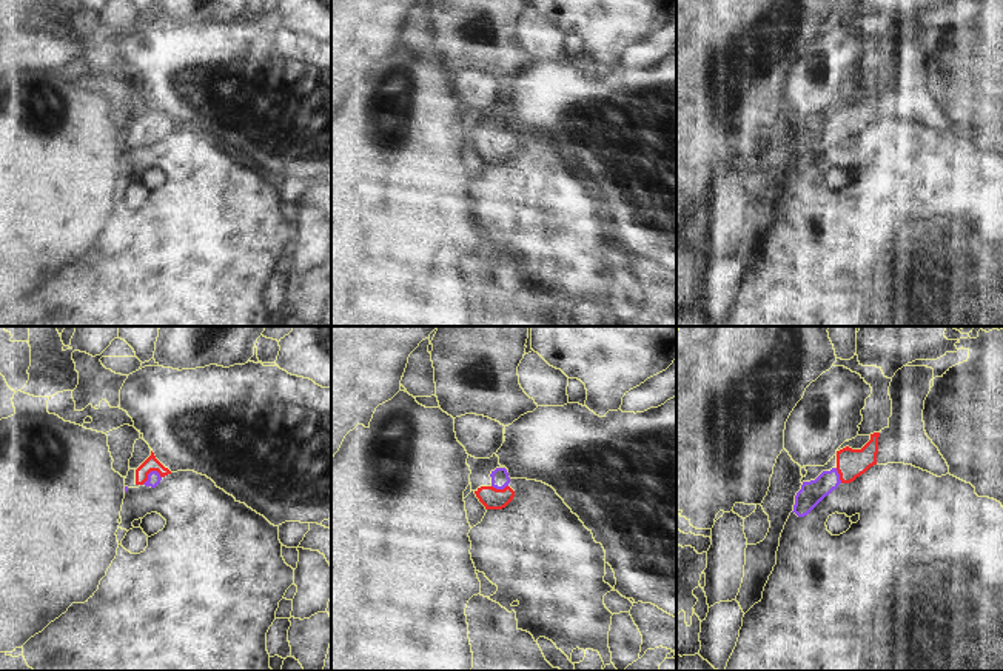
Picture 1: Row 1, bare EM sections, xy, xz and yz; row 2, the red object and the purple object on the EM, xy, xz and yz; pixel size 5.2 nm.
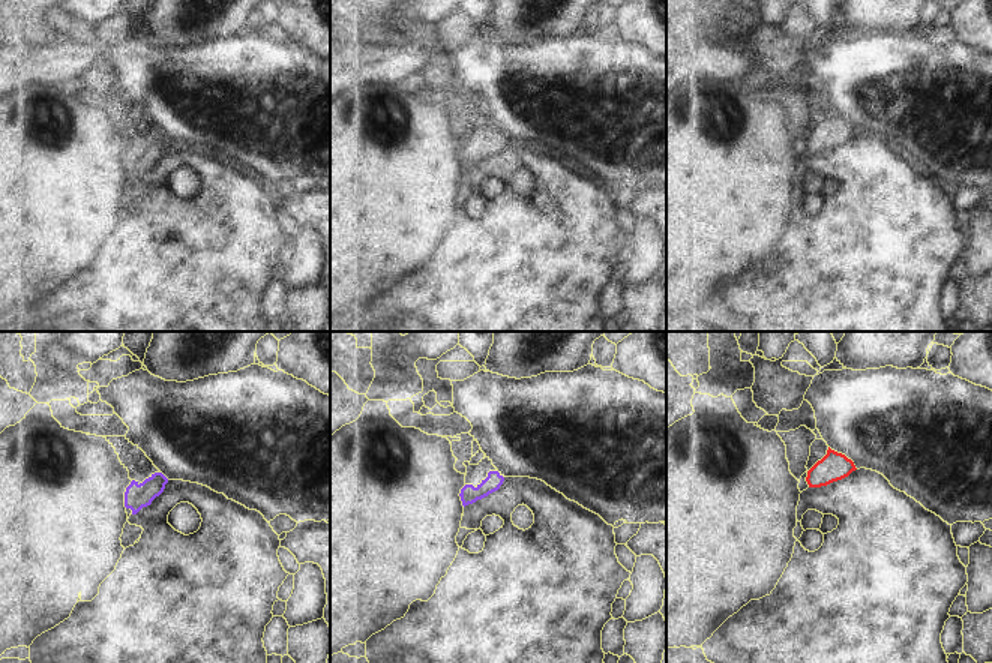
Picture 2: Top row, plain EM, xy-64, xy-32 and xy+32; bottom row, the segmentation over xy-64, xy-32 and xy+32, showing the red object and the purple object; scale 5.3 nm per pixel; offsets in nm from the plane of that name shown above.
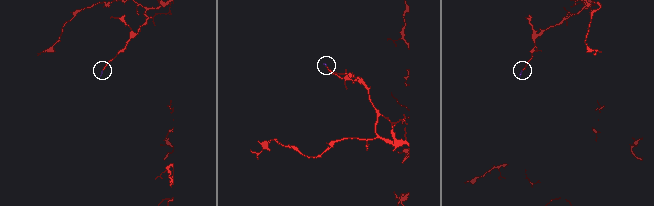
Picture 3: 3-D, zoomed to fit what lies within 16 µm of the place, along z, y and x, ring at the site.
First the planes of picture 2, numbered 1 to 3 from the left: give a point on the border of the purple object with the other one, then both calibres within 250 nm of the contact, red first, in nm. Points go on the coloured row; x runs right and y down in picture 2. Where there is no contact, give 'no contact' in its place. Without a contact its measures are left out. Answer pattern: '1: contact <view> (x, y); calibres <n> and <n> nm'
1: no contact
2: no contact
3: no contact

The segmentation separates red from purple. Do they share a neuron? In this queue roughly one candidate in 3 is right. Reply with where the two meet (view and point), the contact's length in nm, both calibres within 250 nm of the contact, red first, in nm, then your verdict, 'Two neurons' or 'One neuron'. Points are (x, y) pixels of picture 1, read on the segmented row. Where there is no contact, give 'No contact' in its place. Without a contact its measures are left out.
Touches red at xy (150, 471). Shared border 120 nm. Thickness 80 nm (red) against 70 nm. One neuron.

